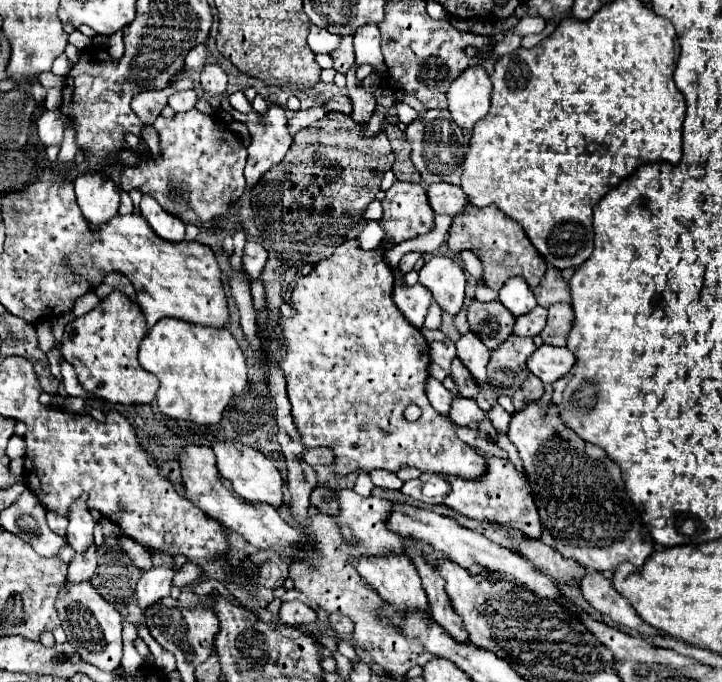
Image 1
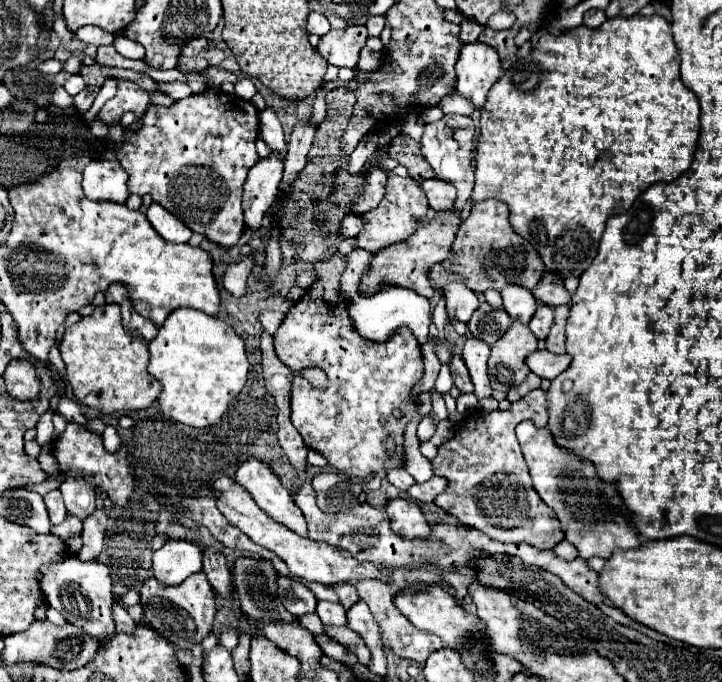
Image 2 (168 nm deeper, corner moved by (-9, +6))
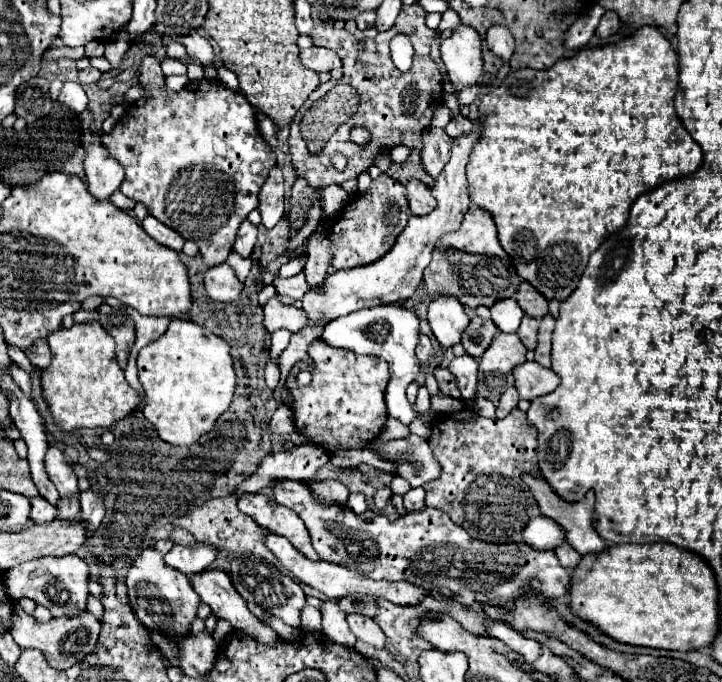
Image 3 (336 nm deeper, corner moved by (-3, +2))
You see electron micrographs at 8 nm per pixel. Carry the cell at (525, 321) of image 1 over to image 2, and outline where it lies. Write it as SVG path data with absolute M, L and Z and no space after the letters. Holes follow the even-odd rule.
M541 304L537 308L537 312L533 314L533 318L529 322L529 328L539 340L543 340L543 338L547 338L551 324L553 324L553 308L547 306L547 304Z

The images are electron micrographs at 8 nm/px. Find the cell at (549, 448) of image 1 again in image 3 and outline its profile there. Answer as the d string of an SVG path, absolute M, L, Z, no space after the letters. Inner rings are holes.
M525 476L525 484L529 486L531 494L535 496L535 500L537 500L541 512L543 512L547 518L555 520L555 522L567 532L567 542L569 542L579 554L591 554L591 552L601 552L601 550L605 550L605 540L601 540L599 534L597 534L595 528L593 528L593 502L595 502L593 492L589 492L589 494L585 496L585 500L581 500L581 502L567 504L563 498L559 498L559 496L553 492L553 488L551 488L549 484L545 484L543 478Z

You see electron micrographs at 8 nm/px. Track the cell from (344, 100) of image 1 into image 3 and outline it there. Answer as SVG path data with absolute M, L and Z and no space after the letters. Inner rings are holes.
M419 4L403 6L403 10L397 16L397 22L391 30L383 32L377 38L363 38L357 40L353 34L349 34L345 28L335 28L335 26L325 26L325 24L315 24L311 38L315 46L325 46L337 52L337 56L343 62L343 72L345 76L339 80L341 84L349 84L357 90L361 102L359 110L355 116L351 116L345 124L339 126L339 130L331 136L331 140L325 144L325 148L319 154L309 154L305 142L299 138L299 132L291 132L289 136L289 150L291 150L291 166L295 168L295 174L299 178L305 178L309 186L313 188L326 187L331 184L341 184L345 180L357 178L361 172L365 172L375 158L391 150L393 146L405 144L407 148L417 148L421 150L421 132L429 126L433 118L433 106L443 104L443 80L441 74L429 58L429 48L431 40L435 38L435 30L429 30L425 26L425 10ZM395 34L407 34L411 38L415 56L413 56L413 66L407 72L399 72L389 56L389 42ZM353 126L365 126L371 132L371 144L367 148L359 148L349 140L349 130ZM335 152L341 152L349 158L349 164L345 172L333 174L331 166L331 156Z

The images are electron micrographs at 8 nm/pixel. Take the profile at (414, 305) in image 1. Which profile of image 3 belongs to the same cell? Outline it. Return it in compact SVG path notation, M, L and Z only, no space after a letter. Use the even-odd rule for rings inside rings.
M393 304L357 310L349 316L331 320L321 334L321 340L325 340L325 344L329 344L333 348L351 350L355 354L371 354L371 356L379 356L379 358L387 360L389 372L391 372L391 380L387 386L387 412L391 418L395 418L403 424L409 424L415 419L421 419L430 425L436 422L439 414L430 409L421 417L413 412L409 400L405 398L407 386L419 374L419 360L415 358L415 346L419 340L419 318L415 316L415 312L405 310L401 306L393 306Z

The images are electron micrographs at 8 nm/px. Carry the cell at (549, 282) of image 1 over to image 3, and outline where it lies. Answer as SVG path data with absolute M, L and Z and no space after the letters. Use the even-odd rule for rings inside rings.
M527 282L519 284L519 288L515 292L515 300L517 300L517 304L521 306L521 310L525 314L529 314L529 316L533 316L537 320L547 314L549 302L545 302L545 298L539 292L535 292L535 288L529 286Z

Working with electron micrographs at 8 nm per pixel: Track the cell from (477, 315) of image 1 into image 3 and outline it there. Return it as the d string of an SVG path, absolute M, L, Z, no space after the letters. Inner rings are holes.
M475 316L469 322L467 330L463 332L461 344L469 356L479 358L489 348L495 334L497 334L497 326L491 320L483 320L483 318Z

